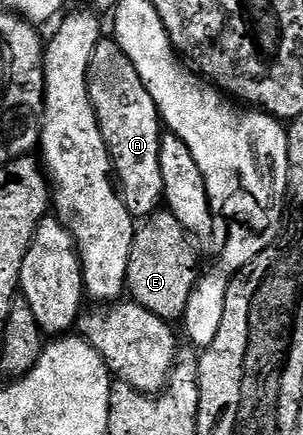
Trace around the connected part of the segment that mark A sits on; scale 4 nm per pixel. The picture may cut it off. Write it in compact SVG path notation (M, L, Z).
M99 41L88 67L88 91L104 143L110 152L113 176L120 186L120 196L126 210L135 219L145 219L159 212L164 201L164 175L160 175L160 143L164 126L158 108L148 95L148 87L136 75L136 67L124 55L117 41Z

